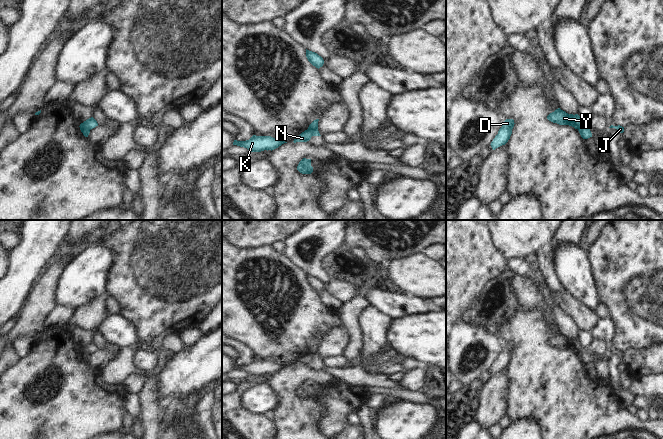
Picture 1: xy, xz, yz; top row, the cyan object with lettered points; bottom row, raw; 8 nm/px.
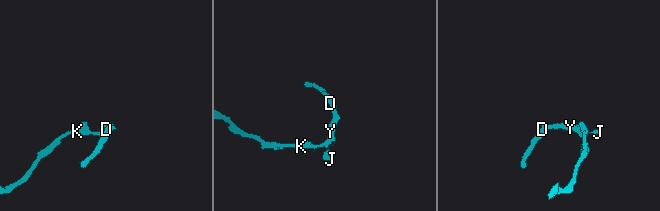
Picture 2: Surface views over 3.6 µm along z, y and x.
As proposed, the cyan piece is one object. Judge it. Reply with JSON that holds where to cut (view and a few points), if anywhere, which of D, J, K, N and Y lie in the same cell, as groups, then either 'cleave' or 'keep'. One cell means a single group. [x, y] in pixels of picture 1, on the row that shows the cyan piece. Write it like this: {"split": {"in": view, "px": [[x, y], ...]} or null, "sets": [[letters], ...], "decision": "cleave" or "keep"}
{"split": {"in": "xy", "px": [[81, 123], [90, 129]]}, "sets": [["D", "Y"], ["J", "K", "N"]], "decision": "cleave"}

